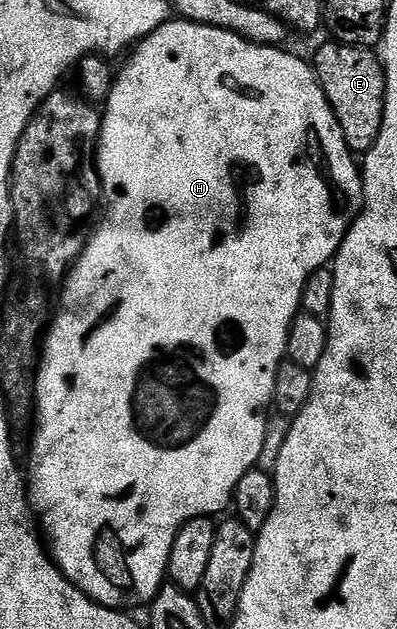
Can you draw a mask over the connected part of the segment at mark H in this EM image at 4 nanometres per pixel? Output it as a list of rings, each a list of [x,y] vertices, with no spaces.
[[[173,18],[173,19],[170,19],[170,21],[169,21],[169,23],[168,23],[168,24],[164,24],[164,26],[162,26],[162,27],[161,27],[161,28],[160,28],[160,29],[159,29],[159,30],[155,30],[155,31],[154,31],[154,32],[152,32],[152,33],[151,33],[151,34],[150,34],[150,36],[147,36],[147,37],[145,37],[145,39],[144,39],[144,40],[142,40],[142,41],[140,41],[140,43],[138,43],[138,44],[137,44],[137,45],[136,45],[136,47],[134,47],[134,48],[133,48],[133,49],[132,49],[132,52],[131,52],[131,55],[133,55],[133,57],[131,57],[131,58],[130,58],[130,60],[129,60],[129,61],[127,61],[127,62],[126,62],[126,64],[125,64],[125,69],[123,69],[123,70],[122,70],[122,72],[121,72],[121,69],[120,69],[120,71],[118,71],[118,72],[117,72],[117,73],[116,73],[116,76],[115,76],[115,79],[114,79],[114,82],[113,82],[113,89],[112,89],[112,90],[111,90],[111,94],[110,94],[110,95],[109,95],[109,99],[108,99],[108,100],[106,100],[106,101],[104,101],[104,104],[103,104],[103,119],[102,119],[102,122],[101,122],[101,139],[100,139],[100,141],[99,141],[99,143],[98,143],[98,146],[97,146],[97,171],[98,171],[98,172],[100,172],[100,173],[101,173],[101,183],[102,183],[102,185],[105,185],[105,186],[107,186],[107,204],[108,204],[108,200],[109,200],[109,213],[107,213],[107,214],[106,214],[106,216],[105,216],[105,221],[103,221],[103,222],[102,222],[102,224],[101,224],[101,221],[100,221],[100,223],[98,223],[98,224],[97,224],[97,225],[96,225],[96,228],[95,228],[95,231],[94,231],[94,232],[93,232],[93,233],[92,233],[92,235],[90,235],[90,237],[89,237],[89,242],[88,242],[88,244],[86,244],[86,246],[85,246],[85,250],[84,250],[84,252],[82,252],[82,254],[81,254],[81,256],[80,256],[80,257],[79,257],[79,258],[78,258],[78,260],[77,260],[77,262],[76,262],[76,264],[74,264],[74,265],[73,265],[73,267],[72,267],[72,268],[70,268],[70,269],[69,269],[69,274],[68,274],[68,276],[66,276],[66,277],[65,277],[65,279],[64,279],[64,281],[63,281],[63,287],[65,287],[65,289],[63,289],[63,290],[62,290],[62,292],[61,292],[61,313],[59,313],[59,314],[58,314],[58,316],[57,316],[57,317],[55,317],[55,318],[54,318],[54,320],[53,320],[53,329],[51,329],[51,330],[50,330],[50,332],[49,332],[49,329],[48,329],[48,332],[47,332],[47,335],[46,335],[46,336],[45,336],[45,337],[44,337],[44,340],[43,340],[43,351],[42,351],[42,352],[41,352],[41,353],[40,353],[40,356],[39,356],[39,367],[38,367],[38,369],[37,369],[37,371],[36,371],[36,373],[35,373],[35,421],[36,421],[36,420],[37,420],[37,433],[35,433],[35,434],[34,434],[34,436],[33,436],[33,453],[31,453],[31,454],[30,454],[30,456],[29,456],[29,472],[28,472],[28,468],[27,468],[27,495],[28,495],[28,498],[29,498],[29,507],[30,507],[30,508],[32,508],[32,509],[33,509],[33,514],[34,514],[34,517],[35,517],[35,520],[36,520],[36,523],[37,523],[37,524],[38,524],[38,525],[39,525],[39,532],[40,532],[40,535],[41,535],[41,536],[42,536],[42,537],[43,537],[43,540],[44,540],[44,543],[45,543],[45,544],[46,544],[46,545],[47,545],[47,551],[48,551],[48,553],[49,553],[49,555],[50,555],[50,557],[51,557],[51,559],[52,559],[52,561],[53,561],[53,563],[54,563],[54,564],[56,564],[56,565],[57,565],[57,569],[58,569],[58,570],[59,570],[59,571],[61,571],[61,573],[63,573],[63,575],[64,575],[64,576],[65,576],[65,577],[67,577],[67,579],[69,579],[69,581],[70,581],[70,582],[72,582],[72,583],[73,583],[73,585],[74,585],[74,586],[75,586],[75,587],[77,587],[77,589],[79,589],[79,590],[80,590],[80,591],[81,591],[81,592],[82,592],[82,593],[83,593],[83,594],[84,594],[84,596],[89,596],[89,597],[90,597],[90,598],[91,598],[91,599],[93,599],[93,600],[94,600],[94,602],[95,602],[95,603],[96,603],[96,604],[102,604],[102,605],[103,605],[103,606],[104,606],[104,608],[111,608],[111,609],[114,609],[114,610],[130,610],[130,609],[129,609],[129,608],[137,608],[137,607],[139,607],[139,606],[140,606],[140,604],[142,604],[142,606],[148,606],[148,605],[150,605],[150,604],[152,604],[152,603],[153,603],[153,600],[154,600],[154,599],[155,599],[155,598],[156,598],[156,597],[157,597],[157,593],[158,593],[158,592],[160,592],[160,591],[161,591],[161,589],[162,589],[162,587],[163,587],[163,585],[164,585],[164,584],[165,584],[165,583],[166,583],[166,580],[167,580],[167,573],[168,573],[168,571],[169,571],[169,555],[170,555],[170,554],[171,554],[171,546],[175,546],[175,538],[176,538],[176,537],[177,537],[177,535],[178,535],[178,534],[179,534],[179,530],[180,530],[180,529],[181,529],[181,528],[182,528],[182,527],[183,527],[183,525],[185,525],[185,524],[186,524],[186,523],[187,523],[187,522],[191,522],[191,521],[192,521],[192,520],[200,520],[200,519],[202,519],[202,518],[217,518],[217,517],[220,517],[220,516],[221,516],[221,515],[222,515],[222,513],[221,513],[221,514],[220,514],[220,512],[221,512],[221,511],[223,511],[223,510],[224,510],[224,508],[226,508],[226,509],[228,509],[228,508],[229,508],[229,507],[230,507],[230,505],[232,505],[232,502],[233,502],[233,491],[234,491],[234,490],[235,490],[235,486],[239,486],[239,478],[243,478],[243,474],[247,474],[247,473],[248,473],[248,472],[251,472],[251,471],[254,471],[254,469],[256,469],[256,468],[257,468],[257,467],[258,467],[258,464],[259,464],[259,462],[260,462],[260,455],[261,455],[261,454],[262,454],[262,453],[263,453],[263,448],[264,448],[264,436],[265,436],[265,435],[266,435],[266,434],[267,434],[267,428],[268,428],[268,422],[269,422],[269,420],[270,420],[270,419],[271,419],[271,405],[272,405],[272,404],[273,404],[273,395],[274,395],[274,394],[275,394],[275,386],[276,386],[276,385],[277,385],[277,371],[279,371],[279,370],[280,370],[280,368],[281,368],[281,366],[282,366],[282,363],[283,363],[283,361],[284,361],[284,360],[285,360],[285,359],[286,359],[286,356],[287,356],[287,353],[288,353],[288,352],[289,352],[289,351],[290,351],[290,346],[289,346],[289,334],[290,334],[290,332],[292,332],[292,330],[293,330],[293,321],[294,321],[294,320],[296,320],[296,319],[297,319],[297,317],[298,317],[298,315],[299,315],[299,313],[300,313],[300,312],[301,312],[301,311],[302,311],[302,307],[301,307],[301,295],[302,295],[302,294],[303,294],[303,286],[304,286],[304,285],[305,285],[305,283],[306,283],[306,282],[307,282],[307,278],[311,278],[311,274],[315,274],[315,270],[319,270],[319,269],[320,269],[320,268],[323,268],[323,267],[326,267],[326,265],[328,265],[328,264],[329,264],[329,263],[330,263],[330,261],[332,261],[332,259],[333,259],[333,257],[334,257],[334,256],[336,256],[336,255],[337,255],[337,251],[338,251],[338,250],[339,250],[339,246],[340,246],[340,245],[341,245],[341,243],[342,243],[342,242],[343,242],[343,238],[344,238],[344,237],[345,237],[345,236],[346,236],[346,235],[347,235],[347,234],[348,234],[348,233],[349,233],[349,227],[351,227],[351,226],[352,226],[352,224],[353,224],[353,218],[354,218],[354,216],[356,216],[356,215],[357,215],[357,213],[358,213],[358,212],[360,212],[360,211],[361,211],[361,206],[362,206],[362,203],[363,203],[363,201],[364,201],[364,198],[365,198],[365,185],[364,185],[364,183],[363,183],[363,172],[362,172],[362,169],[361,169],[361,168],[360,168],[360,167],[359,167],[359,164],[358,164],[358,161],[357,161],[357,164],[356,164],[356,162],[355,162],[355,161],[353,161],[353,160],[356,160],[356,159],[355,159],[355,156],[354,156],[354,153],[352,153],[352,152],[350,152],[350,151],[349,151],[349,147],[348,147],[348,146],[347,146],[347,142],[346,142],[346,141],[345,141],[345,139],[344,139],[344,138],[343,138],[343,130],[342,130],[342,129],[341,129],[341,127],[340,127],[340,126],[339,126],[339,122],[338,122],[338,121],[337,121],[337,119],[336,119],[336,118],[335,118],[335,114],[334,114],[334,113],[333,113],[333,111],[332,111],[332,110],[331,110],[331,106],[330,106],[330,105],[329,105],[329,103],[328,103],[328,102],[327,102],[327,94],[323,94],[323,86],[322,86],[322,85],[321,85],[321,84],[320,84],[320,83],[319,83],[319,82],[318,82],[318,81],[317,81],[317,74],[316,74],[316,72],[314,72],[314,70],[313,70],[313,65],[312,65],[312,63],[310,63],[310,61],[309,61],[309,60],[308,60],[308,59],[305,59],[305,60],[300,60],[300,58],[299,58],[299,57],[297,57],[297,56],[292,56],[292,54],[291,54],[291,53],[289,53],[289,52],[285,52],[285,51],[286,51],[286,49],[285,49],[285,48],[284,48],[284,47],[280,47],[280,48],[268,48],[268,47],[267,47],[267,46],[259,46],[259,45],[258,45],[258,44],[252,44],[252,43],[251,43],[251,42],[247,42],[247,41],[246,41],[246,40],[244,40],[244,39],[243,39],[243,38],[239,38],[239,34],[235,34],[235,33],[234,33],[234,32],[228,32],[228,31],[227,31],[227,30],[219,30],[219,29],[218,29],[218,28],[216,28],[216,27],[215,27],[215,26],[199,26],[199,25],[198,25],[198,24],[192,24],[192,22],[190,22],[190,20],[182,20],[182,19],[180,19],[180,18]]]

